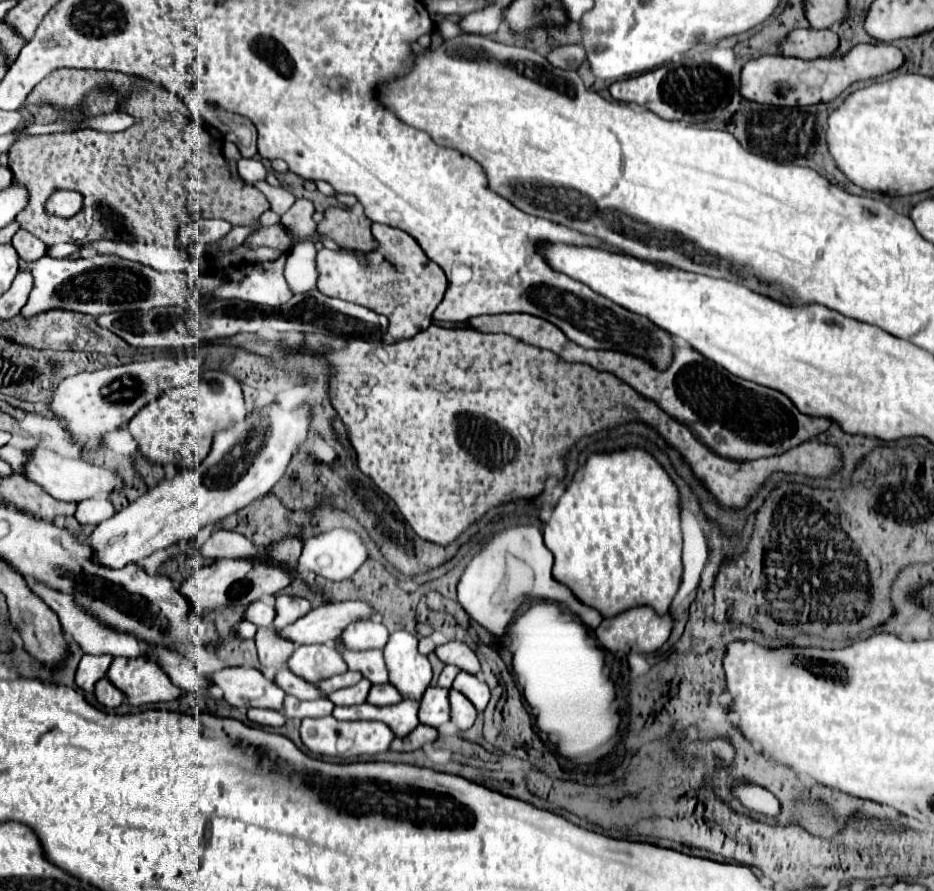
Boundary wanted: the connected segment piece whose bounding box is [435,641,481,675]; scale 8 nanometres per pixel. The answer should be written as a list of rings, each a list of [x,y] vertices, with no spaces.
[[[449,641],[441,647],[435,649],[437,657],[445,663],[445,665],[455,665],[459,667],[461,671],[469,671],[469,673],[479,673],[481,667],[479,667],[479,661],[477,661],[477,655],[473,649],[469,649],[465,643],[461,641]]]

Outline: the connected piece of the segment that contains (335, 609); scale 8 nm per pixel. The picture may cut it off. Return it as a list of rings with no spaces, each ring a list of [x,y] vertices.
[[[343,601],[343,603],[325,603],[311,609],[305,617],[287,625],[285,629],[277,629],[279,637],[295,645],[321,645],[331,643],[341,637],[343,629],[363,617],[375,615],[371,605],[363,601]]]

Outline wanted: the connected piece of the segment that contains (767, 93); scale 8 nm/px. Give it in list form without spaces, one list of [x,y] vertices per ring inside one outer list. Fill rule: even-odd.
[[[857,45],[845,57],[837,59],[813,59],[803,61],[797,57],[785,55],[763,55],[745,63],[741,71],[741,87],[739,93],[747,101],[755,101],[761,105],[775,105],[775,107],[805,107],[815,103],[827,103],[839,97],[851,83],[881,77],[885,73],[897,71],[905,63],[903,53],[893,45]]]

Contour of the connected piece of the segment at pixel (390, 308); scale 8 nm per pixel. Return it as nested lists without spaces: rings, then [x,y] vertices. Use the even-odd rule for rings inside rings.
[[[373,223],[373,237],[381,243],[381,247],[379,251],[369,253],[369,267],[361,267],[355,255],[347,251],[319,251],[319,291],[327,297],[363,305],[391,319],[389,331],[383,337],[385,343],[391,343],[391,339],[409,339],[431,325],[431,313],[435,311],[447,289],[445,273],[405,231]]]

